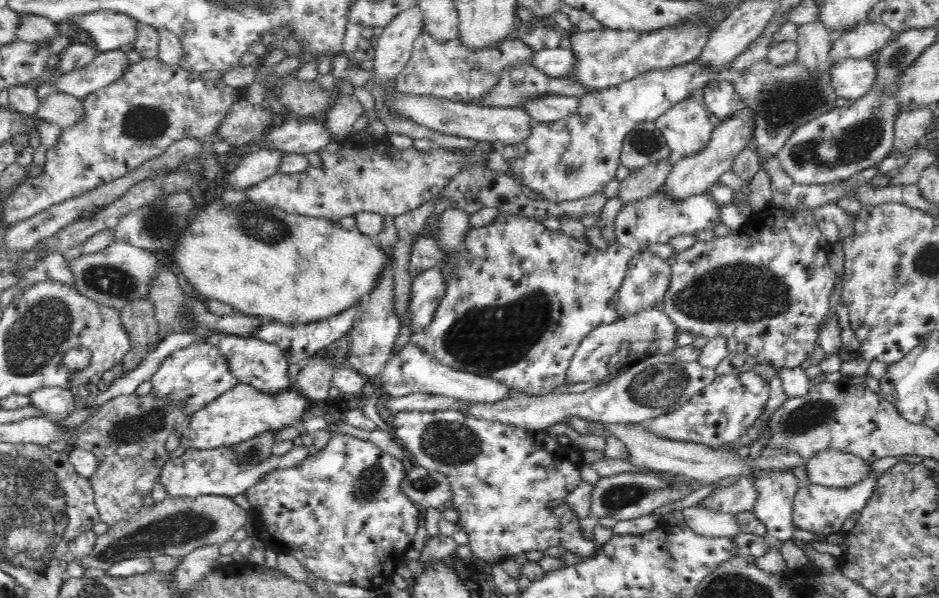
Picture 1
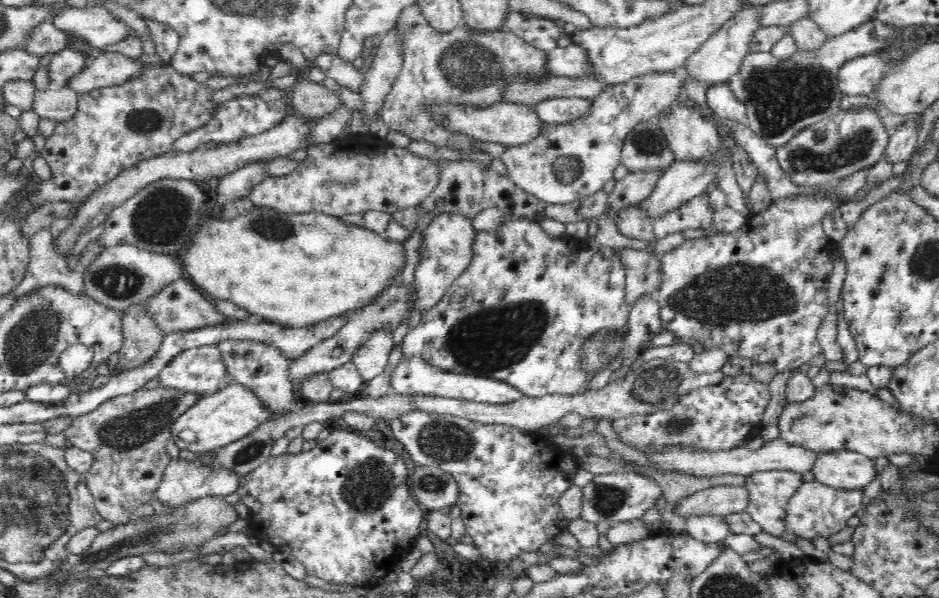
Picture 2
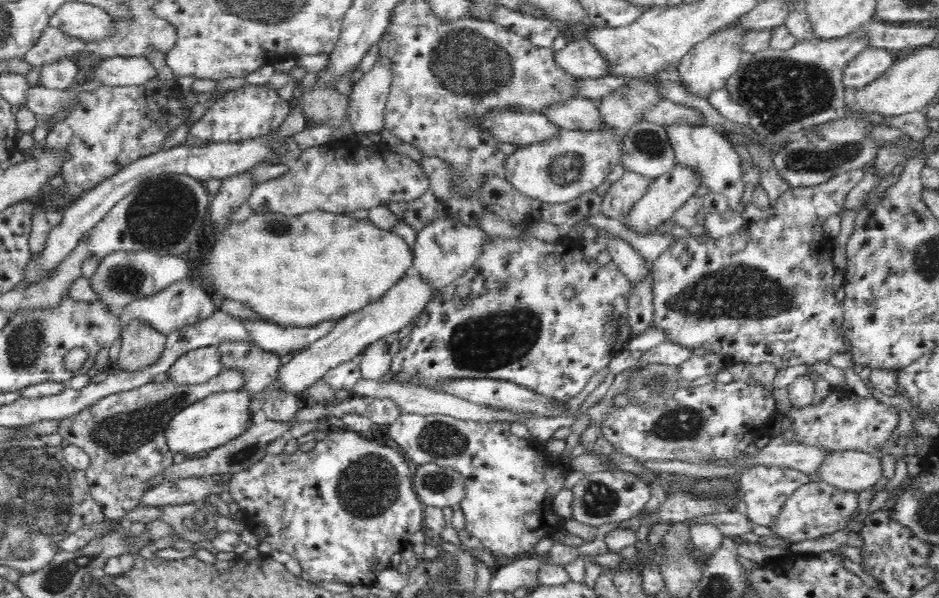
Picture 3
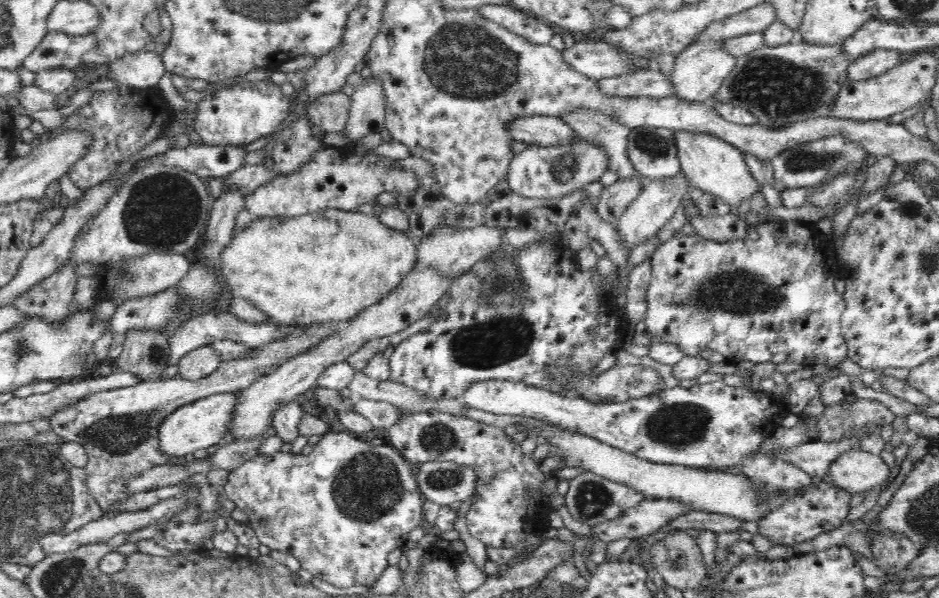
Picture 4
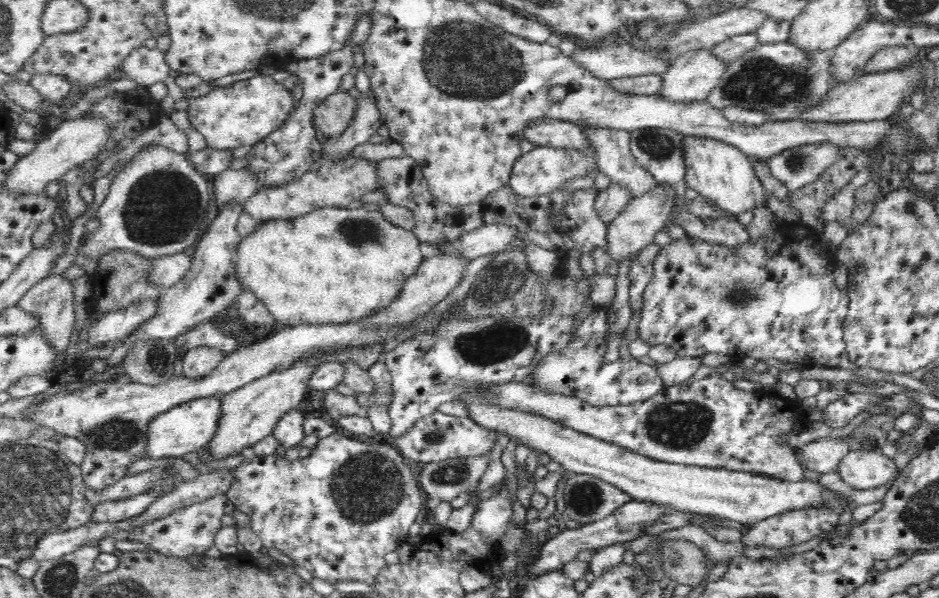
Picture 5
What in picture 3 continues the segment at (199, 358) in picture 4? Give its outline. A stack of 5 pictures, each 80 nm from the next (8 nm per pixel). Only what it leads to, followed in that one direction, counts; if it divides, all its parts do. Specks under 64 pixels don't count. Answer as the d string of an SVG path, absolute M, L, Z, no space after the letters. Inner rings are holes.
M212 345L184 354L168 370L168 380L182 384L202 384L220 374L222 364L218 346Z

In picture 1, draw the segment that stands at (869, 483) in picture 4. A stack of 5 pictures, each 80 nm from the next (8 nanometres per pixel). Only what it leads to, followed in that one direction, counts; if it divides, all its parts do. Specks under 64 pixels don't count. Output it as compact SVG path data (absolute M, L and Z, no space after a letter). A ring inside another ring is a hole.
M824 449L808 459L805 472L810 483L843 488L866 481L873 471L871 464L858 455Z

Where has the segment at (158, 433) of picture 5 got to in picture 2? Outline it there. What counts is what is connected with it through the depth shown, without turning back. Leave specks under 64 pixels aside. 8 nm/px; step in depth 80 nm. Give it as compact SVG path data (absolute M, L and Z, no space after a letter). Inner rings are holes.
M234 382L214 394L204 395L194 406L178 416L172 424L171 438L180 450L190 450L194 453L210 452L246 436L252 429L274 417L276 415L264 411L262 403L252 391Z

